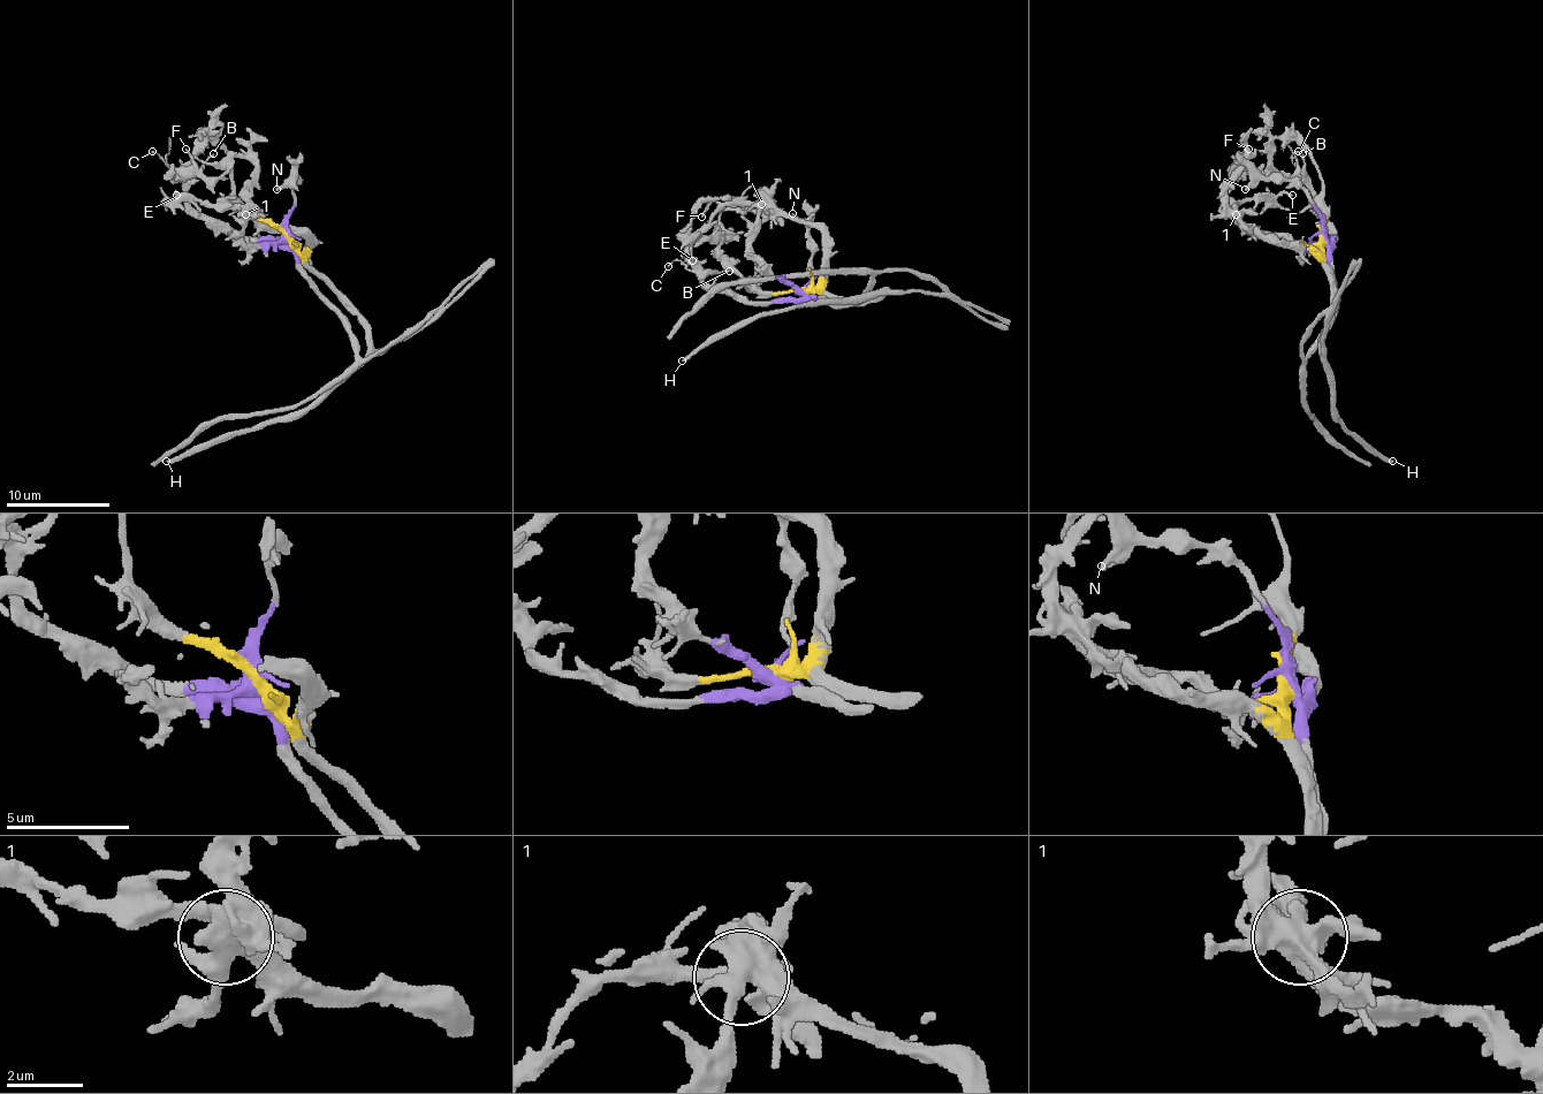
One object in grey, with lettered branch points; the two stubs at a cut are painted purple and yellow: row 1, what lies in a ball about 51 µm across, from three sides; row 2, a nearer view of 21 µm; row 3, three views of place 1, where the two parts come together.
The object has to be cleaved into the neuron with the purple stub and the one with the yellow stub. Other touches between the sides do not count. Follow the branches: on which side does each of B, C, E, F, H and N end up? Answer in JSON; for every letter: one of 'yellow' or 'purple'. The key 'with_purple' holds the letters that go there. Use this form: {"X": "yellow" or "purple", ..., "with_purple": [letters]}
{"B": "purple", "C": "purple", "E": "yellow", "F": "purple", "H": "yellow", "N": "purple", "with_purple": ["B", "C", "F", "N"]}

